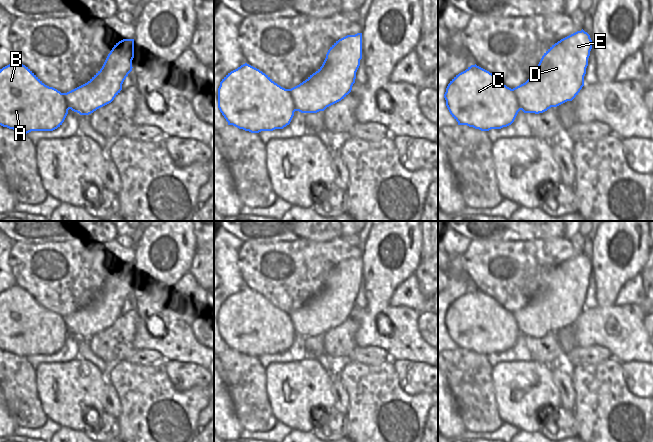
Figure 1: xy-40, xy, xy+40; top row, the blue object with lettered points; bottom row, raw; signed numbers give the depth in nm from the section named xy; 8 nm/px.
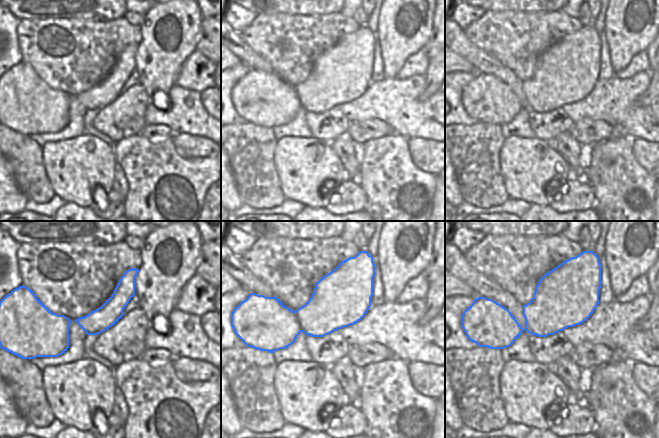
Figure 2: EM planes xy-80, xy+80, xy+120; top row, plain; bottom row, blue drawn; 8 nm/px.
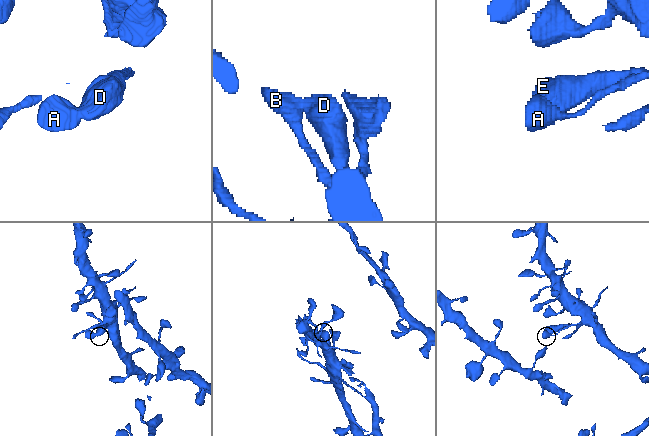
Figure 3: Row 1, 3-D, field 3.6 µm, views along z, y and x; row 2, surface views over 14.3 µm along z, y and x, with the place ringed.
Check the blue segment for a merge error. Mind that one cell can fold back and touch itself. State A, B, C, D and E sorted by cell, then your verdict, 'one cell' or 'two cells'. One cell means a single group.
groups A B C D E; one cell

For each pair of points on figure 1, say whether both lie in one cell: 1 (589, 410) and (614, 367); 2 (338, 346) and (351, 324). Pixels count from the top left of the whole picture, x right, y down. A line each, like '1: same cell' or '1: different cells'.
1: same cell
2: same cell

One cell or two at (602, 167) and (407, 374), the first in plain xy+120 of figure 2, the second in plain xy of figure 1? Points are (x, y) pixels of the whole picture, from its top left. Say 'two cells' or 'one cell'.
two cells

